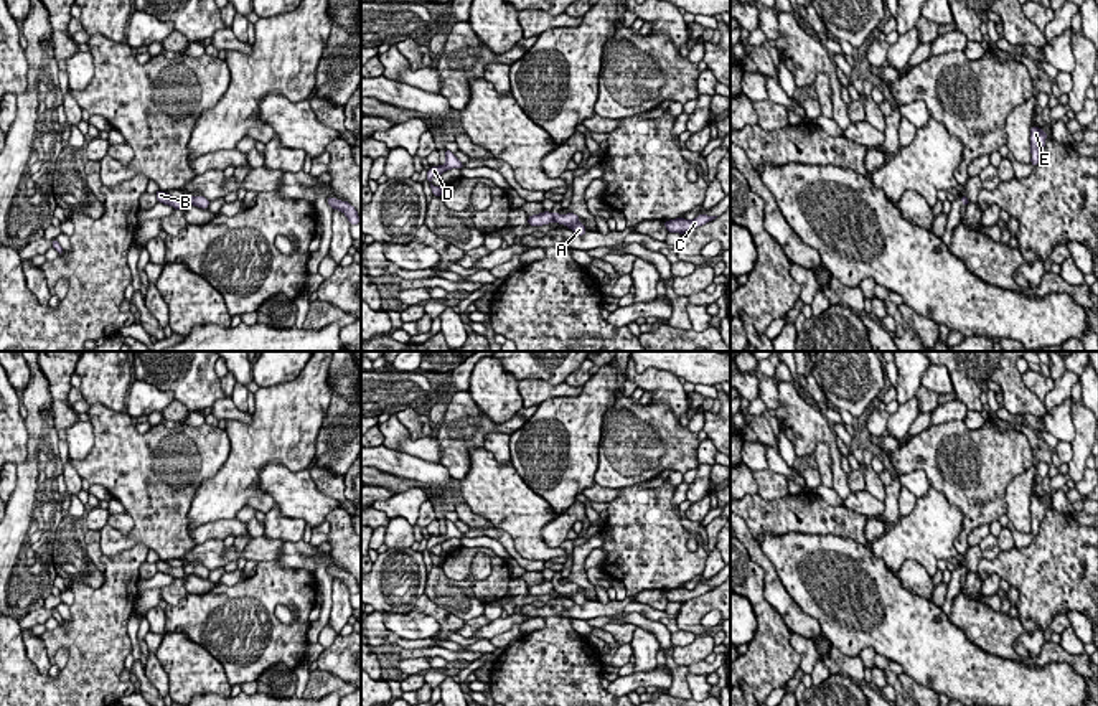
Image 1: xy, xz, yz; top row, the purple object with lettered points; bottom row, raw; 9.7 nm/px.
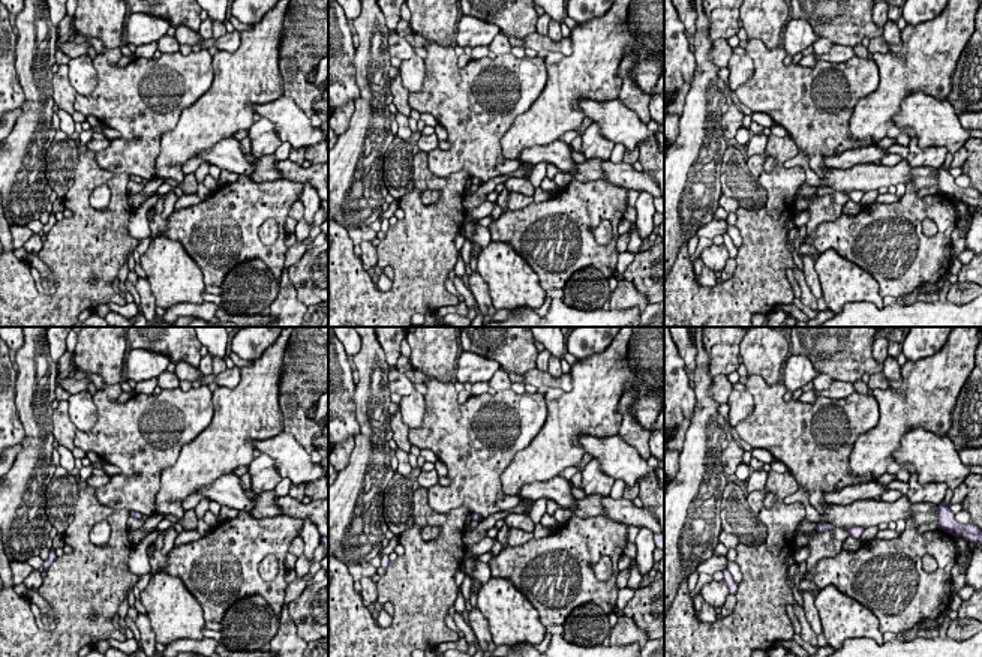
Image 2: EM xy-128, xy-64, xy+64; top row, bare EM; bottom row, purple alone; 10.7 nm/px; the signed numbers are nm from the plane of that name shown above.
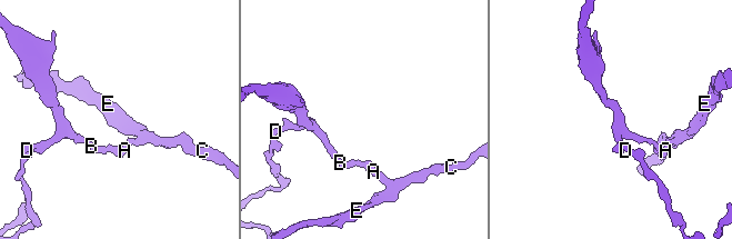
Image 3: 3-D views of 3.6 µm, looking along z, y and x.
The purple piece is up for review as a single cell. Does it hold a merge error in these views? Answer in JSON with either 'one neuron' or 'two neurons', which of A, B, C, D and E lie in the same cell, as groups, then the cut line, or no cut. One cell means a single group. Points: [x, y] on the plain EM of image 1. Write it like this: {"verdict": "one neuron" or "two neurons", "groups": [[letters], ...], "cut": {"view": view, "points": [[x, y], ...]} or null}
{"verdict": "two neurons", "groups": [["A", "C", "E"], ["B", "D"]], "cut": {"view": "xy", "points": [[182, 568], [185, 574]]}}

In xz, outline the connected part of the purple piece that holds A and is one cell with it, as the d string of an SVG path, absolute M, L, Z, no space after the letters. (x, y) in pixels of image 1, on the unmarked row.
M554 582L554 592L567 595L569 599L574 600L574 604L579 605L587 602L585 595L579 592L579 586L574 582L567 582L567 584Z

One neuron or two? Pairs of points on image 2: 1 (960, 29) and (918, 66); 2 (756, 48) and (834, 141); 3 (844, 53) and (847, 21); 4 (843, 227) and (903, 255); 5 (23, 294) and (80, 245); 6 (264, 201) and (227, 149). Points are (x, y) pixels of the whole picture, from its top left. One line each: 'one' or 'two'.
1: one
2: one
3: two
4: one
5: one
6: two

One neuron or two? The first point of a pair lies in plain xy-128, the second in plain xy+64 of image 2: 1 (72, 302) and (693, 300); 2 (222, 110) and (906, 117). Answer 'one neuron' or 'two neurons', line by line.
1: one neuron
2: two neurons

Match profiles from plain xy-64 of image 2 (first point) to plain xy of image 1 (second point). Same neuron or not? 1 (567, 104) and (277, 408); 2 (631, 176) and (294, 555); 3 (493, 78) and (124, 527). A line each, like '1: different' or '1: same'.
1: same
2: same
3: different

